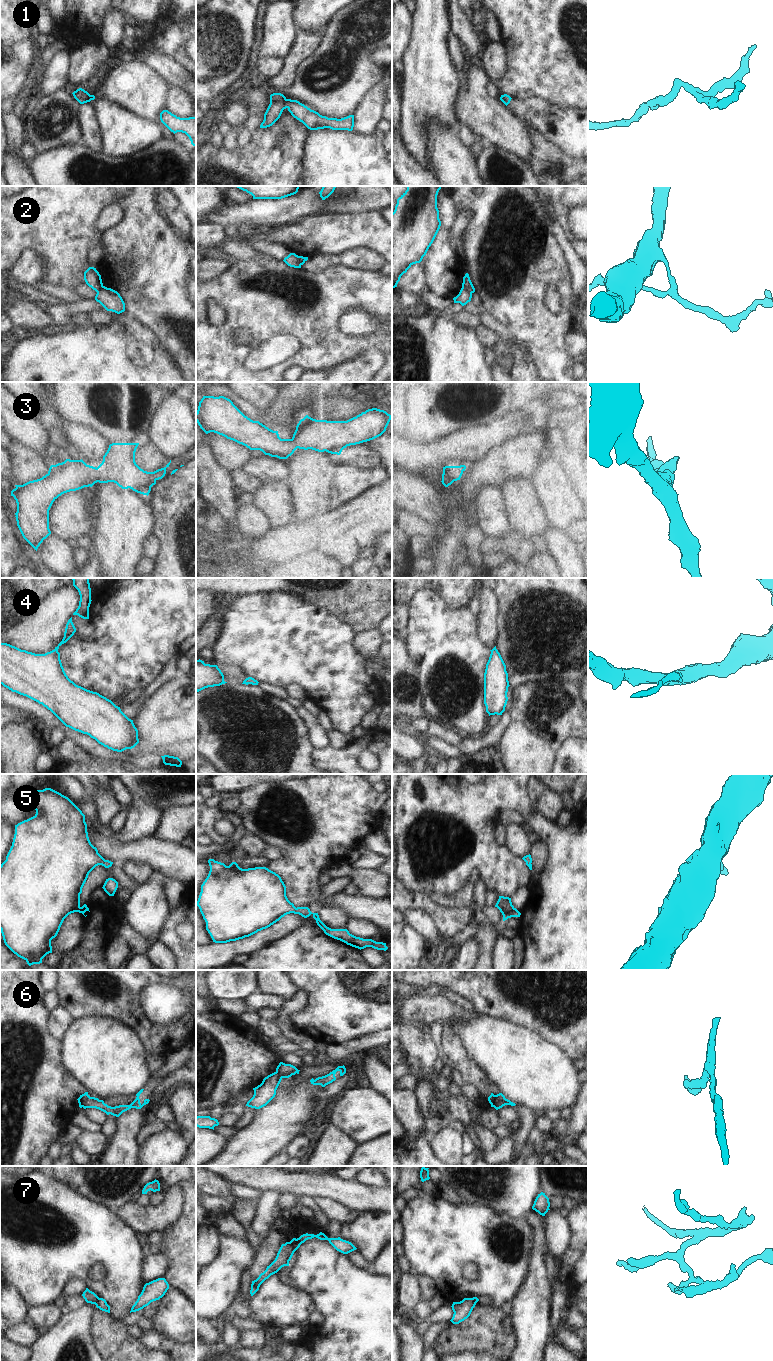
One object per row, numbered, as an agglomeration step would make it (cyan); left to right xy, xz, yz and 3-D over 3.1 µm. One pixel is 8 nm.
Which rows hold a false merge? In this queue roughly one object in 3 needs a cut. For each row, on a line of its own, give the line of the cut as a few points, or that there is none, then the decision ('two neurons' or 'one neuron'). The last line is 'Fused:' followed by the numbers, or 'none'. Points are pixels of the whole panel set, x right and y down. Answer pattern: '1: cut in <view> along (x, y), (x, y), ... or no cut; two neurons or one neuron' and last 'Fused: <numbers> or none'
1: no cut; one neuron
2: cut in yz along (462, 286), (471, 293); two neurons
3: no cut; one neuron
4: no cut; one neuron
5: no cut; one neuron
6: cut in yz along (496, 1095), (493, 1106); two neurons
7: cut in xz along (290, 1241), (295, 1250); two neurons
Fused: 2, 6, 7

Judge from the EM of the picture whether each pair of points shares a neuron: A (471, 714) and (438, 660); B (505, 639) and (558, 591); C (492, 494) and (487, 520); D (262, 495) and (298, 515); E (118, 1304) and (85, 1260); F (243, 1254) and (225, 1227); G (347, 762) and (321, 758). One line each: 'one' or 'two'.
A: one
B: one
C: one
D: two
E: one
F: two
G: one

